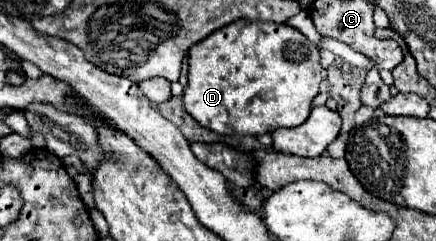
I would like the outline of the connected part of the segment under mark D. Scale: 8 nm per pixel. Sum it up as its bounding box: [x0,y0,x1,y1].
[183,20,323,136]

